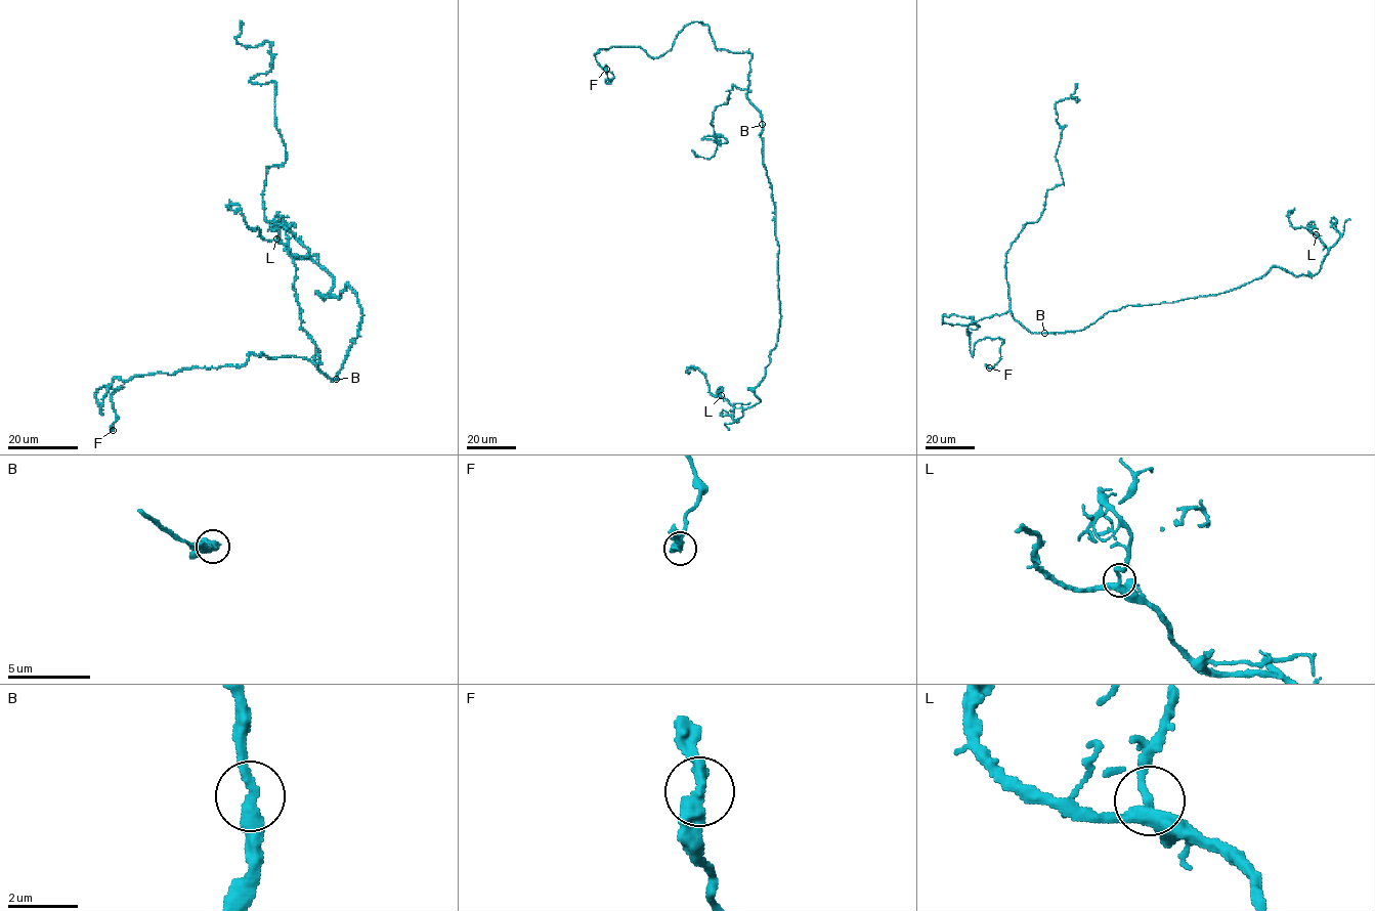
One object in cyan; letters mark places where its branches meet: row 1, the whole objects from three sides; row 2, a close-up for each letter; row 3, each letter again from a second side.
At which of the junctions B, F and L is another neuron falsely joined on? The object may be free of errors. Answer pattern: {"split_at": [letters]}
{"split_at": []}

